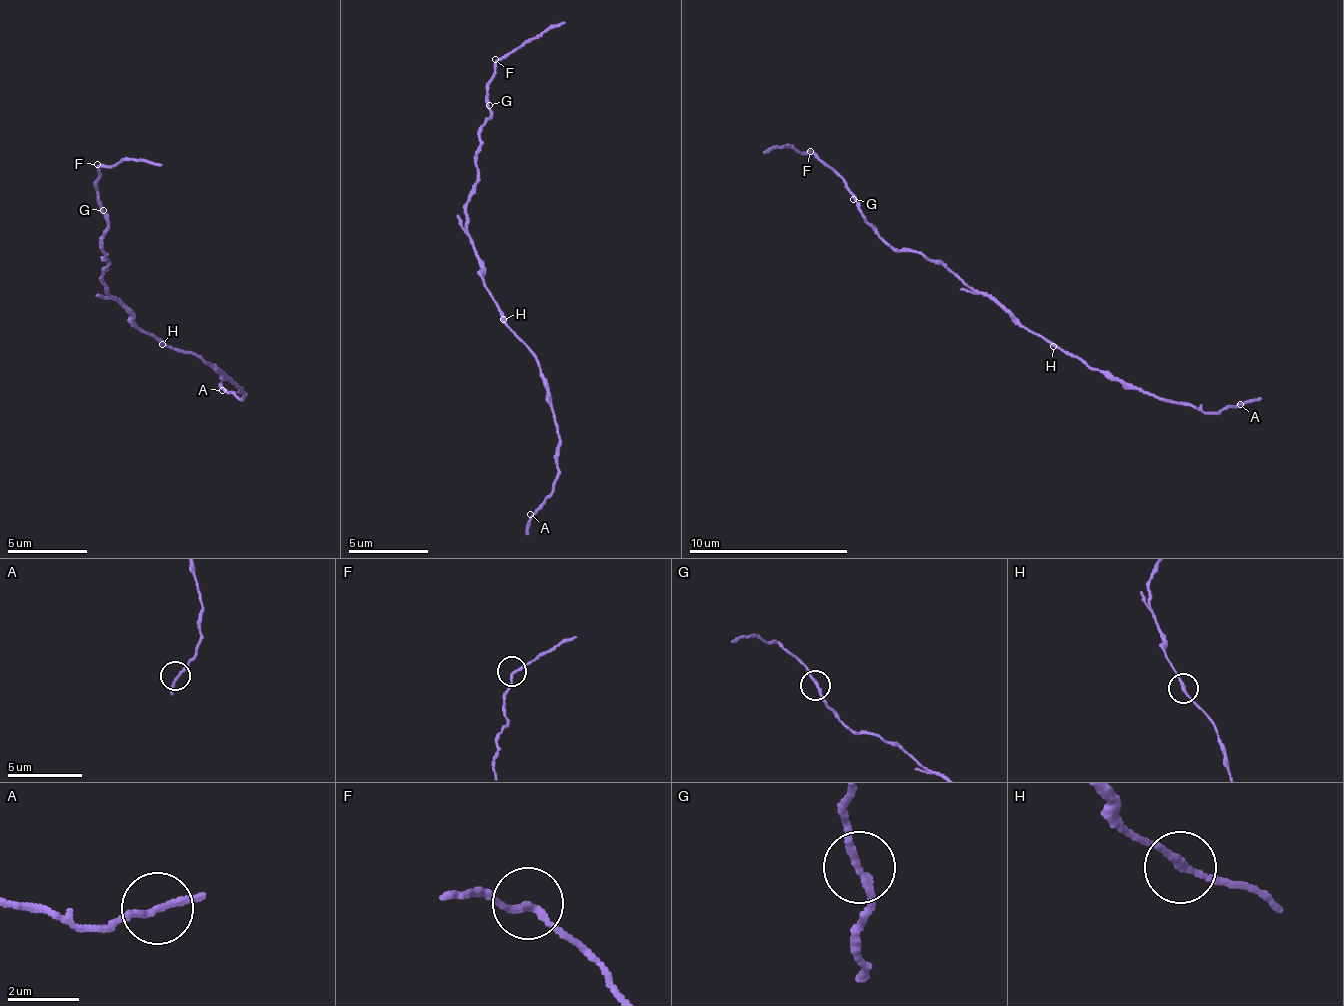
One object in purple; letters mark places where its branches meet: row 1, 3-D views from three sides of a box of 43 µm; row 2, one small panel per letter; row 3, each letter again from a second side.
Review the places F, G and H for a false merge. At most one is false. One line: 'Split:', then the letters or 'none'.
Split: H

